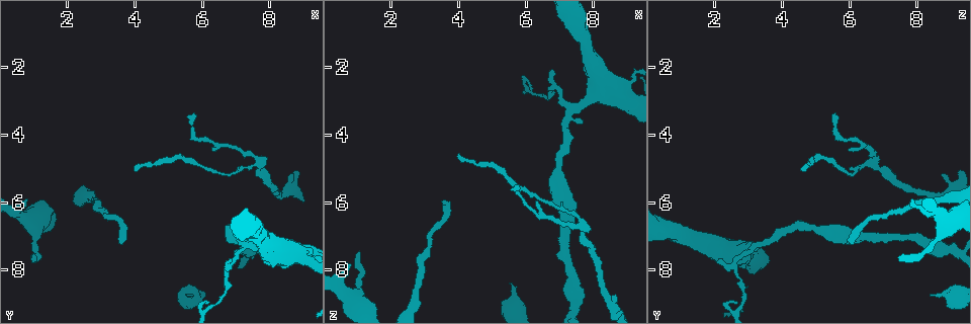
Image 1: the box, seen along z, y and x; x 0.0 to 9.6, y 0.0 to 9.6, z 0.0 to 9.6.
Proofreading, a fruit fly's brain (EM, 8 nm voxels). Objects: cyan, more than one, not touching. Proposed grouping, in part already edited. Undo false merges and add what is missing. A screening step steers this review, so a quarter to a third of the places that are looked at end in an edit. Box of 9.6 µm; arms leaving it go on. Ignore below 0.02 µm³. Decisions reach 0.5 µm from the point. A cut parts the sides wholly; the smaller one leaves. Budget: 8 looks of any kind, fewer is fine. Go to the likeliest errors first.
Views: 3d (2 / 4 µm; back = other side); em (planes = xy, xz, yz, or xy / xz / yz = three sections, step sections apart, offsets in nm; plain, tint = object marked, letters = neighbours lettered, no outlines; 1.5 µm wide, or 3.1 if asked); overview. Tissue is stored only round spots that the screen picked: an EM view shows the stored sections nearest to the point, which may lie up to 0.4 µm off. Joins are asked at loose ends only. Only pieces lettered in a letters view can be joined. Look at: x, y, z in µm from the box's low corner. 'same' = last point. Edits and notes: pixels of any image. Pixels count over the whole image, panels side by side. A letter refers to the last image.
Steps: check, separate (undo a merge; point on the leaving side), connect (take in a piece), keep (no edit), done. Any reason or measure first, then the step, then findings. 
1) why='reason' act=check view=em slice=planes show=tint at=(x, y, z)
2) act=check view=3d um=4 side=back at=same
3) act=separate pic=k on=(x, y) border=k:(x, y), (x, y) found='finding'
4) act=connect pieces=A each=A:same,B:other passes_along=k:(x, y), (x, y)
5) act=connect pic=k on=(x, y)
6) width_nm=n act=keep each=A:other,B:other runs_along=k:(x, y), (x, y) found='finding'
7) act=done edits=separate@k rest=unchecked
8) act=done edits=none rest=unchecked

why='sudden change in width' act=check view=em slice=xy step=4 show=tint at=(7.30, 7.35, 3.15)

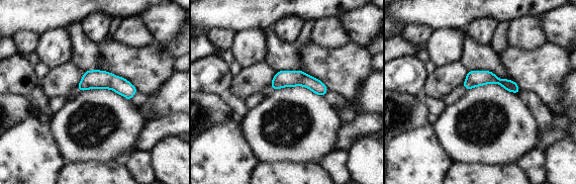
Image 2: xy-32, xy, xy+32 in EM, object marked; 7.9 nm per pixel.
why='another direction' act=check view=em slice=planes show=tint at=same

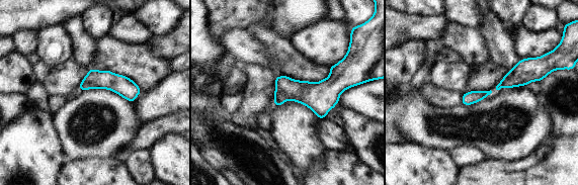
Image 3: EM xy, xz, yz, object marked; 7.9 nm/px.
act=check view=em slice=planes show=letters at=same

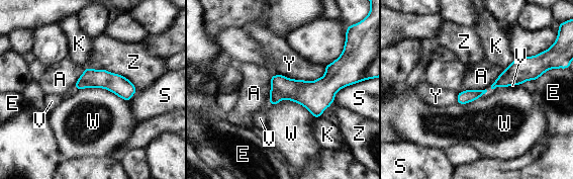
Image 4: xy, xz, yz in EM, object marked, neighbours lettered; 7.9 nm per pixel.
width_nm=100 act=keep each=A:other,E:other,K:other,S:other,V:other,W:other,Y:other,Z:other runs_along=4:(78, 85), (110, 81), (132, 90) found='one neuron here'

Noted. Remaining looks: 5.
why='free end' act=check view=em slice=planes show=letters at=(5.60, 8.70, 8.35)

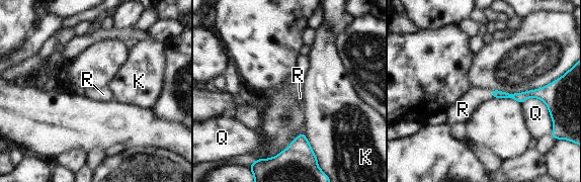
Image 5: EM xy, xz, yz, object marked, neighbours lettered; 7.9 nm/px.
act=connect pieces=R each=K:other,Q:other,R:same passes_along=5:(520, 97), (491, 93), (464, 108) found='the neuron continues'

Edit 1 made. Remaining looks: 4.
why='branch stops here' act=check view=3d um=4 at=(0.80, 5.85, 7.85)

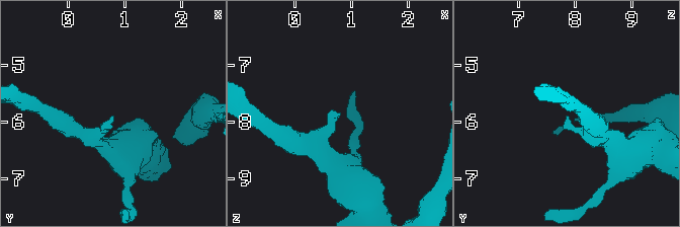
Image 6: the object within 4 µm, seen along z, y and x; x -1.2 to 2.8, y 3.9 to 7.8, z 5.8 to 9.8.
why='shape alone is not enough' act=check view=em slice=planes show=plain at=(0.75, 5.90, 7.80)

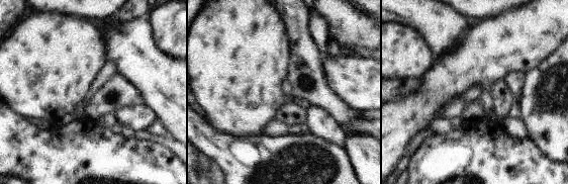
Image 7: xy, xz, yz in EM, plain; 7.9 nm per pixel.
act=check view=em slice=planes show=letters at=same

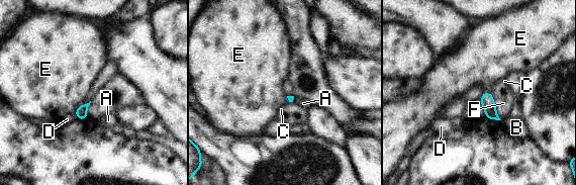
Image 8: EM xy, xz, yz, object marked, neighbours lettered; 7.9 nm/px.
act=keep each=A:other,B:other,C:other,D:other,E:other,F:other border=8:(82, 103), (75, 112) found='no lettered piece goes on from it'

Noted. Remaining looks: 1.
act=done edits=connect@5 rest=unchecked

